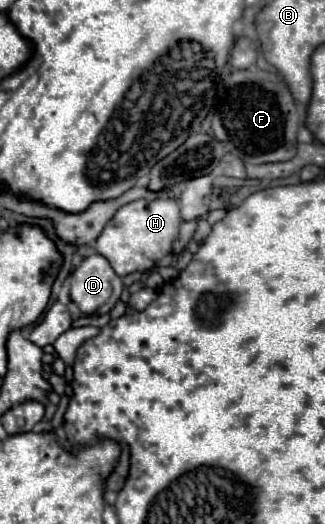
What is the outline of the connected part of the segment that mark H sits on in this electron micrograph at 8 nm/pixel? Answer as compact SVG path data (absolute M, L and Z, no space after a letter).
M170 198L156 200L134 200L116 210L116 214L106 224L104 232L96 240L96 250L108 258L110 266L118 276L128 276L132 272L150 270L160 258L172 252L172 244L180 230L180 204Z

